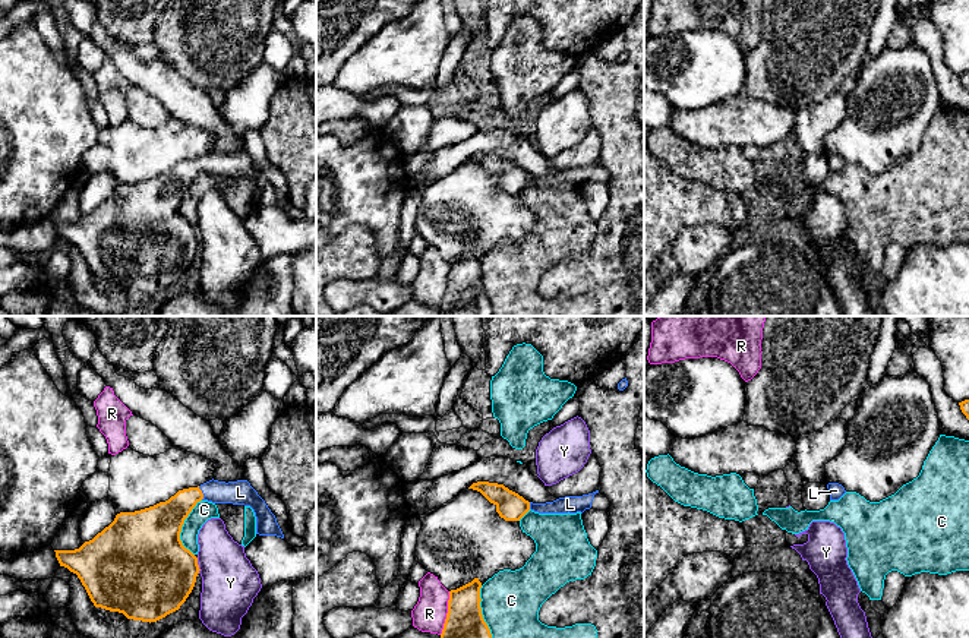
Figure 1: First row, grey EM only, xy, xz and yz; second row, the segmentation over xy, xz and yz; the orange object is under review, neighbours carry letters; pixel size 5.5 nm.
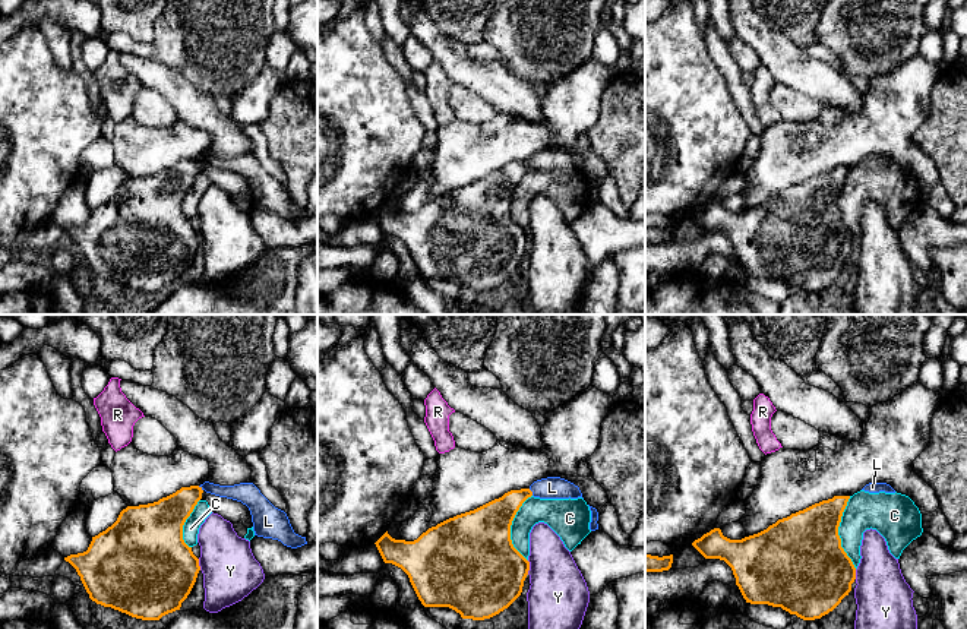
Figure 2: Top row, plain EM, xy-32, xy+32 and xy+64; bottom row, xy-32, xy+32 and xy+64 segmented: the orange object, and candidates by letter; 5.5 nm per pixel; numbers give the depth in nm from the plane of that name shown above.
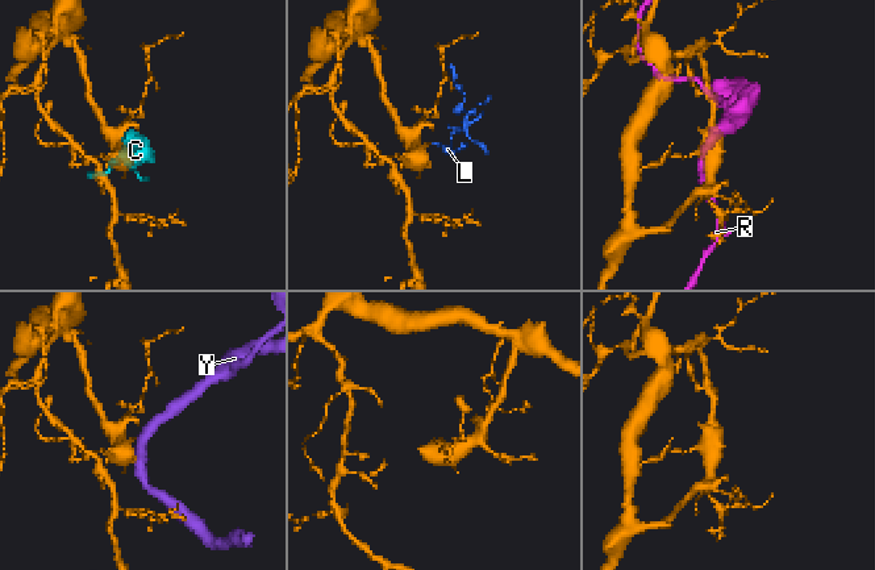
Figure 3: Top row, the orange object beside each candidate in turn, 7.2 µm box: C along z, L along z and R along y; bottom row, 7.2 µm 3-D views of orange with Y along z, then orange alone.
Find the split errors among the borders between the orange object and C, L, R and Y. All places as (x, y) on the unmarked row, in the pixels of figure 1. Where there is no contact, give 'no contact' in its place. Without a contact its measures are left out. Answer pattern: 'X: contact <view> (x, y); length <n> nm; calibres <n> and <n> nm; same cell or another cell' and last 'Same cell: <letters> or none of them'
C: contact xy (182, 198); length 320 nm; calibres 420 and 110 nm; another cell
L: contact xy (202, 166); length 80 nm; calibres 190 and 140 nm; same cell
R: contact xz (447, 286); length 240 nm; calibres 280 and 180 nm; another cell
Y: contact xy (198, 237); length 90 nm; calibres 440 and 300 nm; another cell
Same cell: L

